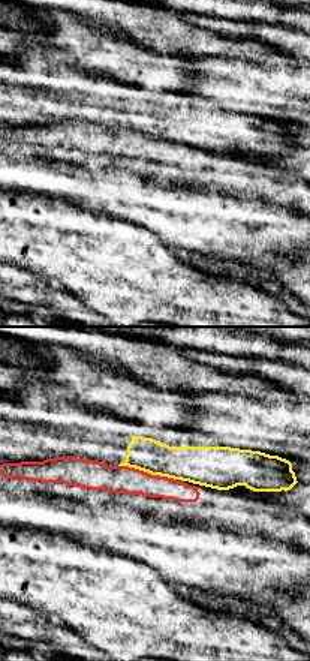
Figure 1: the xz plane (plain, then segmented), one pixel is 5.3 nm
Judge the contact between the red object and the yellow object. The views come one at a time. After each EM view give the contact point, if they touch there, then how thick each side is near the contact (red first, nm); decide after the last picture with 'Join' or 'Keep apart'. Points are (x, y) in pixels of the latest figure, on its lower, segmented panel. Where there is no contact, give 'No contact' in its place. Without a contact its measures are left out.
Touches red at (147, 472). Thickness 140 nm (red) against 190 nm

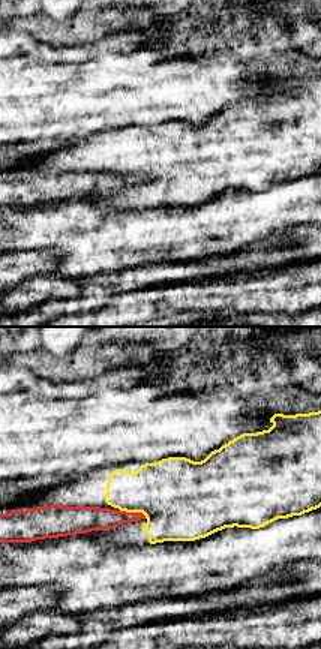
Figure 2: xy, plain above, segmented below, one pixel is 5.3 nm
Touches red at (134, 513). Thickness 130 nm (red) against 400 nm

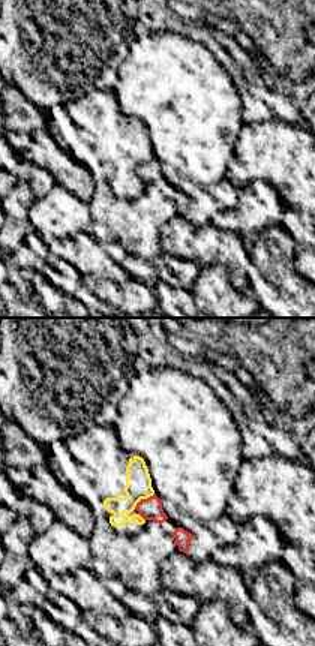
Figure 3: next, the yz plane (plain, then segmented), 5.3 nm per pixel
Touches red at (143, 499). Thickness 120 nm (red) against 140 nm

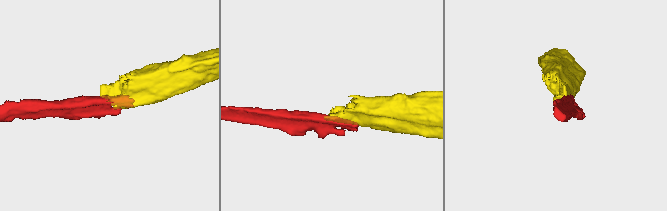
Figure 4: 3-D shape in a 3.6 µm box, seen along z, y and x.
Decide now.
Keep apart

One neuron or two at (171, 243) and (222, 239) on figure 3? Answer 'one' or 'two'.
one

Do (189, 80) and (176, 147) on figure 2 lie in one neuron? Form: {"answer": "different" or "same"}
{"answer": "different"}

